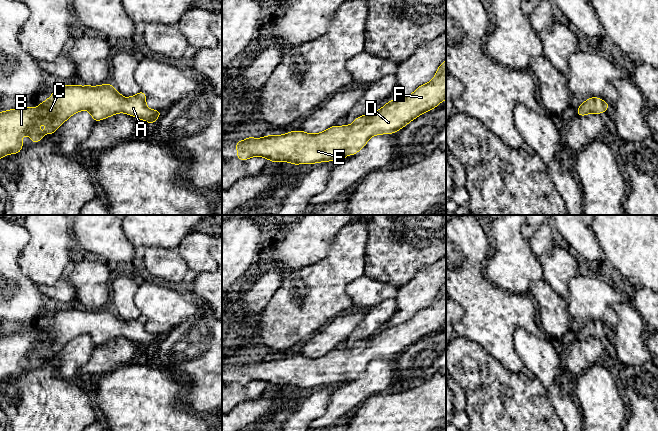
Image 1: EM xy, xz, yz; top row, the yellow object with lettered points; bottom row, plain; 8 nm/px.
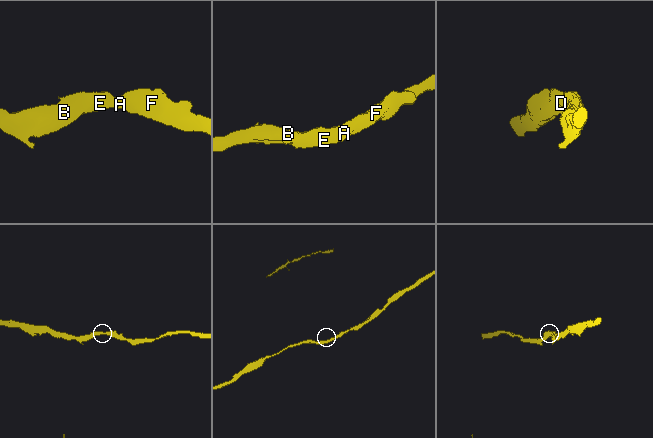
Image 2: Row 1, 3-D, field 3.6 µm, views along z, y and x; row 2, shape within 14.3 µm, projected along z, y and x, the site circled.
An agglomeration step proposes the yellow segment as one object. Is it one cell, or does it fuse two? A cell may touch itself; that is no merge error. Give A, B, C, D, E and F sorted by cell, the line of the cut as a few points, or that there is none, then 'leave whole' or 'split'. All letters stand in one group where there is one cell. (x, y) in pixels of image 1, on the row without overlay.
A B C D E F | no cut | leave whole

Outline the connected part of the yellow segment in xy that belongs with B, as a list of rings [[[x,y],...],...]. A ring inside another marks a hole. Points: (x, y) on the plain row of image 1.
[[[110,307],[99,310],[78,310],[59,308],[51,321],[39,328],[36,333],[24,330],[22,333],[10,333],[0,336],[0,383],[8,378],[18,378],[23,372],[21,362],[29,358],[32,367],[38,367],[46,358],[54,356],[73,338],[87,334],[94,345],[100,345],[118,337],[125,337],[152,349],[163,337],[151,334],[146,330],[146,318],[140,316],[134,320],[124,322]],[[42,347],[47,348],[44,356],[37,354]]]

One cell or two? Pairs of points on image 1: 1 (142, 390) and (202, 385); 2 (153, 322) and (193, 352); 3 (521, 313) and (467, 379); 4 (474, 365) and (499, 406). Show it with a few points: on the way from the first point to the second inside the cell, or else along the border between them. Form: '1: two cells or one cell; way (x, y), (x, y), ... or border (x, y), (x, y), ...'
1: two cells; border (172, 370), (189, 384), (181, 399), (189, 410)
2: two cells; border (188, 319), (185, 319), (163, 336)
3: two cells; border (469, 339), (482, 346), (506, 368)
4: one cell; way (480, 375), (488, 384), (494, 396)

